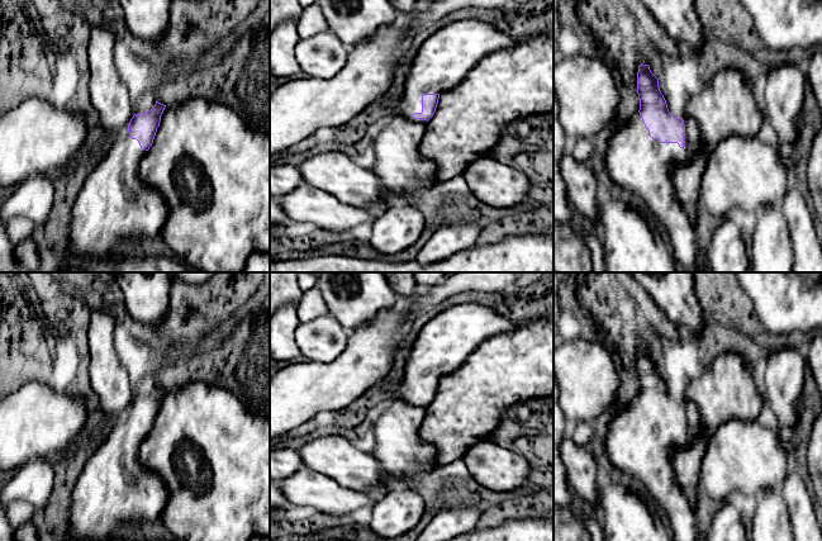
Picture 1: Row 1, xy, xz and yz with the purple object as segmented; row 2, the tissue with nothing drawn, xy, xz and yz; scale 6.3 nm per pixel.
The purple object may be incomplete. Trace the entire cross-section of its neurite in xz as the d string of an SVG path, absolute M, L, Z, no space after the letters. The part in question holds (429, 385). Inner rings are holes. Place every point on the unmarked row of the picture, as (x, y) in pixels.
M481 304L446 308L414 340L395 398L427 407L442 376L460 369L485 340L514 329L515 324L508 318Z

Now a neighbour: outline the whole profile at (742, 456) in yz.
M730 419L708 437L700 465L700 480L705 493L717 502L727 503L727 495L740 492L746 497L746 509L755 514L756 498L766 490L780 490L788 474L788 455L784 452L776 430L765 428L756 421Z

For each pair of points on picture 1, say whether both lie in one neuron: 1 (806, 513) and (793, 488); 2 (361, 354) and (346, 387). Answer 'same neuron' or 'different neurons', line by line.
1: same neuron
2: same neuron

